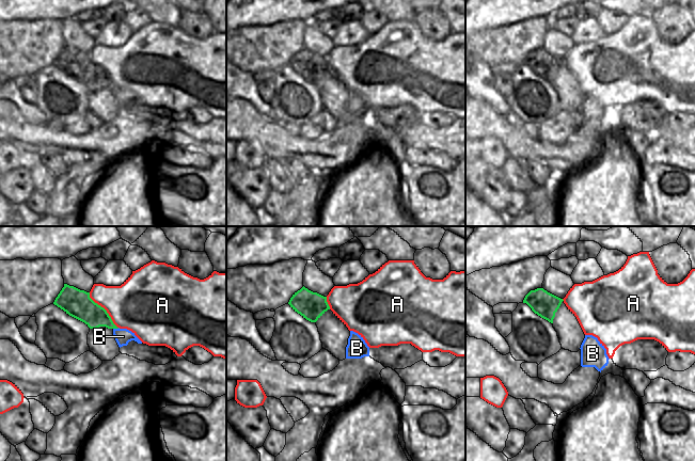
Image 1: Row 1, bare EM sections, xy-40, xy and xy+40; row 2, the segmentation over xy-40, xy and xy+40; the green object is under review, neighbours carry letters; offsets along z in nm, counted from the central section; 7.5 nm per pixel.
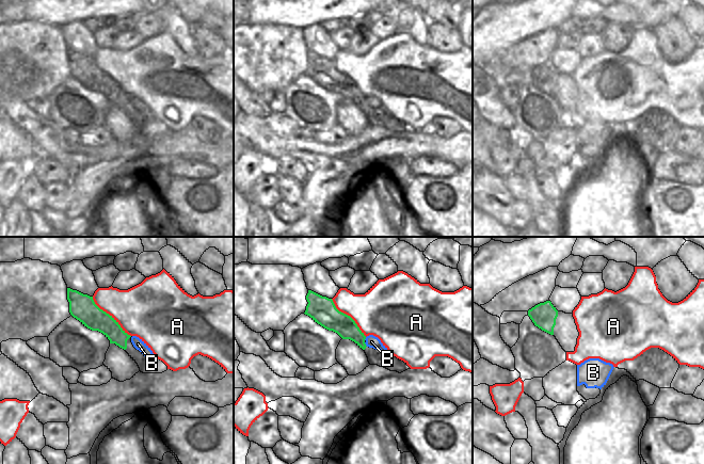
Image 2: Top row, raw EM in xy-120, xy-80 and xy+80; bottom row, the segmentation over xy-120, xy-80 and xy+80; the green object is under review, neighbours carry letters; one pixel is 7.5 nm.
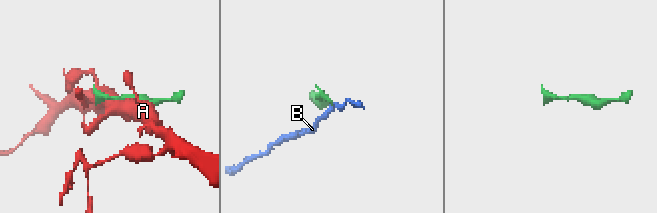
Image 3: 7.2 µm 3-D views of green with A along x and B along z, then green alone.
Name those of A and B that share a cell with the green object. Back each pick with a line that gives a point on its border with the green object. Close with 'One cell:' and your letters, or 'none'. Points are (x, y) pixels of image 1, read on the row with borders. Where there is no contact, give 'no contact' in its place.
One cell: none

